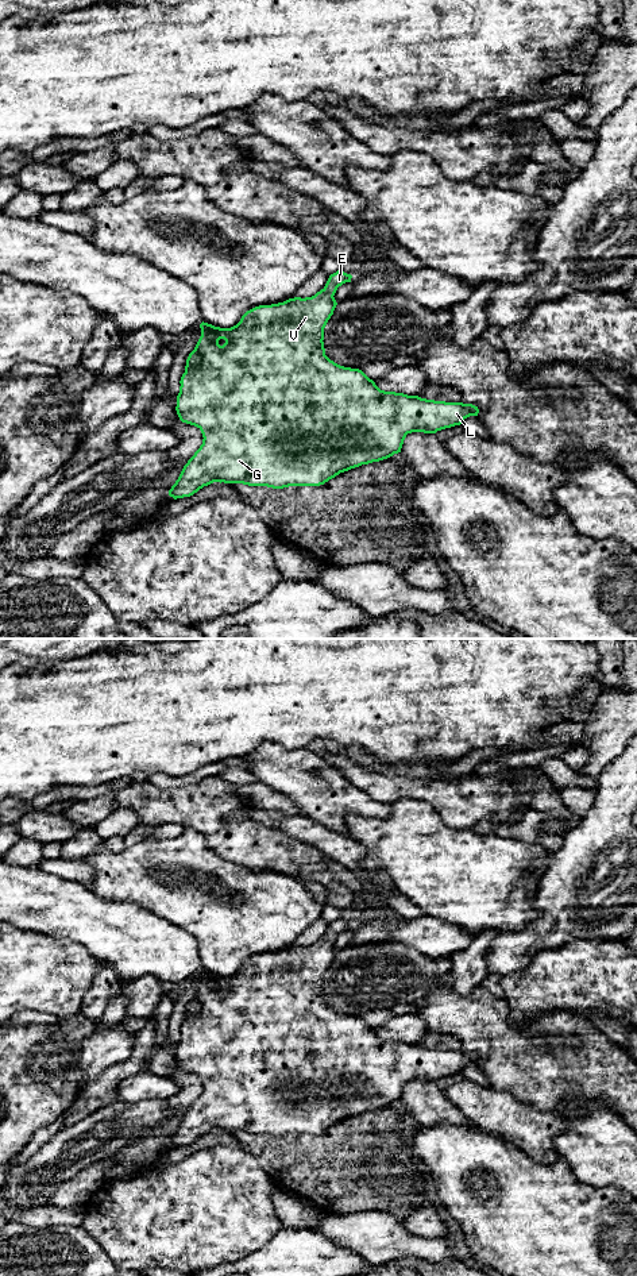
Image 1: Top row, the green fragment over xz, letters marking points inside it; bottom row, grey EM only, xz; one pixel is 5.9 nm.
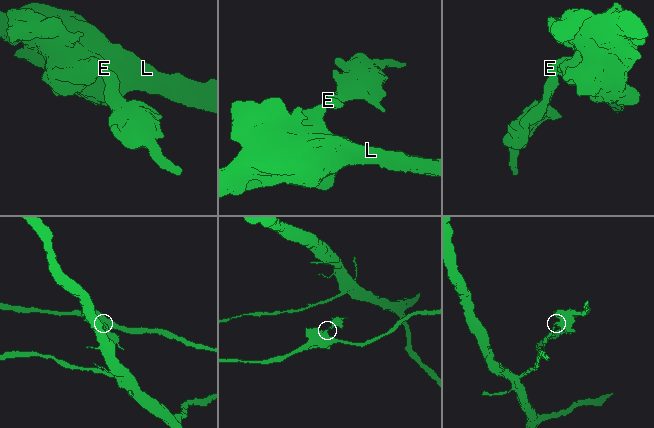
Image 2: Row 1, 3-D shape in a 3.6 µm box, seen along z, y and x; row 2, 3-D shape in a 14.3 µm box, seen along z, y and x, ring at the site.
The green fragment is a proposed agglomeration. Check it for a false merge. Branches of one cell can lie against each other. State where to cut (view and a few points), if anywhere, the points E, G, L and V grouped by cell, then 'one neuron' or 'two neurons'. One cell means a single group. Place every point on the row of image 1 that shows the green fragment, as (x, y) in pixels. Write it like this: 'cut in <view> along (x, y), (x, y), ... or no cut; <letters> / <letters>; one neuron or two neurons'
no cut; E G L V; one neuron

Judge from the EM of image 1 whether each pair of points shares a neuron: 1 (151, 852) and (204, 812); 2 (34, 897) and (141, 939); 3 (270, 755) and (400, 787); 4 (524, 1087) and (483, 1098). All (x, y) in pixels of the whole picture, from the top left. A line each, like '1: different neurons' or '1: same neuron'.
1: different neurons
2: same neuron
3: different neurons
4: different neurons

